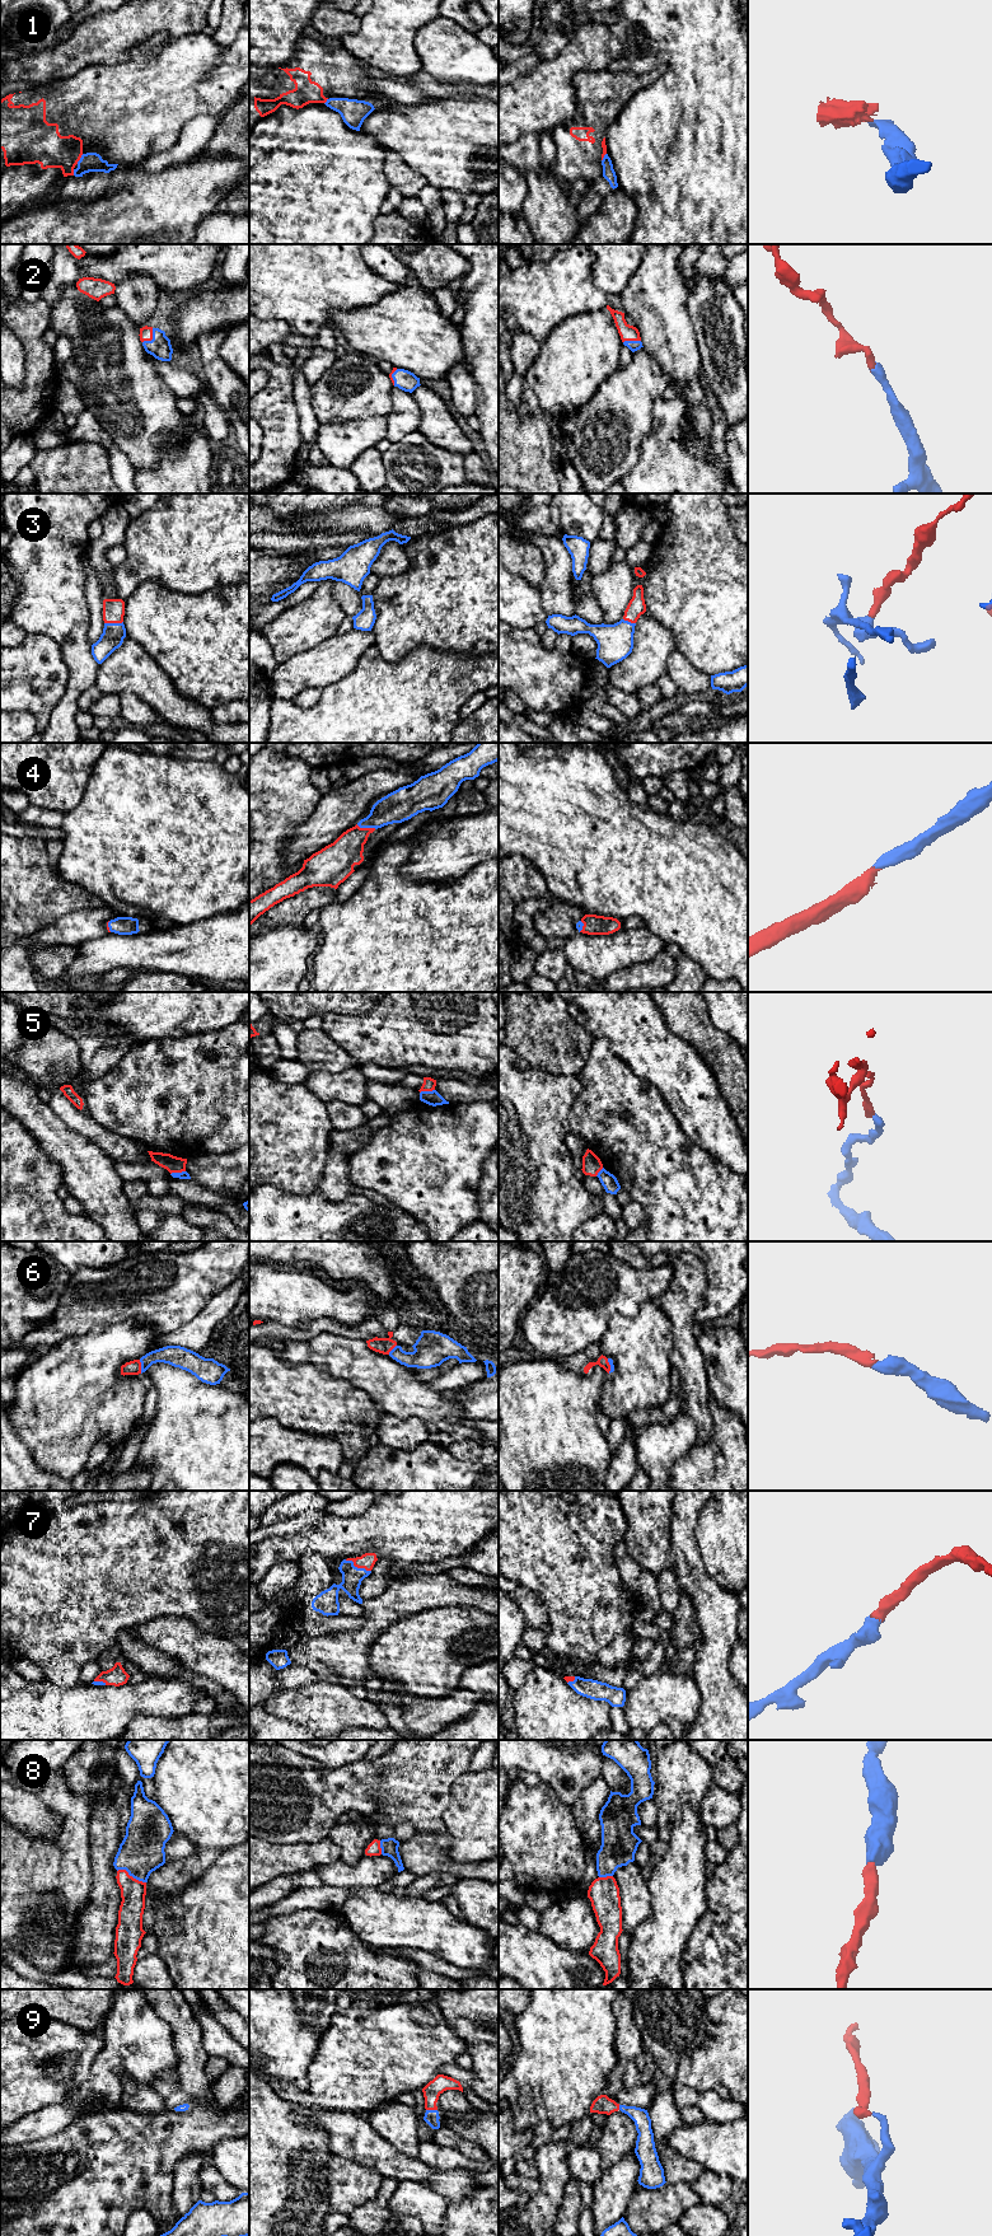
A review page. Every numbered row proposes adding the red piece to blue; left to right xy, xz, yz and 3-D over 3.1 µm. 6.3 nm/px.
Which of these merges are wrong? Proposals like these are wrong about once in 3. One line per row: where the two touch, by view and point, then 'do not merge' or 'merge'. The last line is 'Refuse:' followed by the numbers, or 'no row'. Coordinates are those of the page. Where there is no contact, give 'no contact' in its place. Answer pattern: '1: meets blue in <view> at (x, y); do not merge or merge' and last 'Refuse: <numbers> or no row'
1: meets blue in xy at (80, 159); do not merge
2: meets blue in xy at (153, 338); merge
3: meets blue in xy at (113, 623); merge
4: meets blue in xz at (366, 827); merge
5: meets blue in xy at (177, 1173); do not merge
6: meets blue in xy at (141, 1366); merge
7: meets blue in xz at (356, 1567); merge
8: meets blue in xy at (131, 1875); merge
9: meets blue in xz at (431, 2110); merge
Refuse: 1, 5

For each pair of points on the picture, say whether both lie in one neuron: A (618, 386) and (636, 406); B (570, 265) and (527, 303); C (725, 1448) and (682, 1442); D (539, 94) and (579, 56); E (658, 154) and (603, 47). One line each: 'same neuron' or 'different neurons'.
A: same neuron
B: same neuron
C: different neurons
D: same neuron
E: different neurons

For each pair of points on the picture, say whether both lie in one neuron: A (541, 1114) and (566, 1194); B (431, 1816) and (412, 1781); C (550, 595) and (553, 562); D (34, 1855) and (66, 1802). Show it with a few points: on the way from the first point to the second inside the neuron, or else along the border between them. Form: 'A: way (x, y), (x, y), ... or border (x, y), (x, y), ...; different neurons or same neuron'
A: way (541, 1135), (541, 1169), (546, 1174); same neuron
B: way (424, 1808), (416, 1790); same neuron
C: way (553, 588), (553, 570); same neuron
D: way (55, 1855), (64, 1855), (70, 1847), (70, 1823); same neuron

